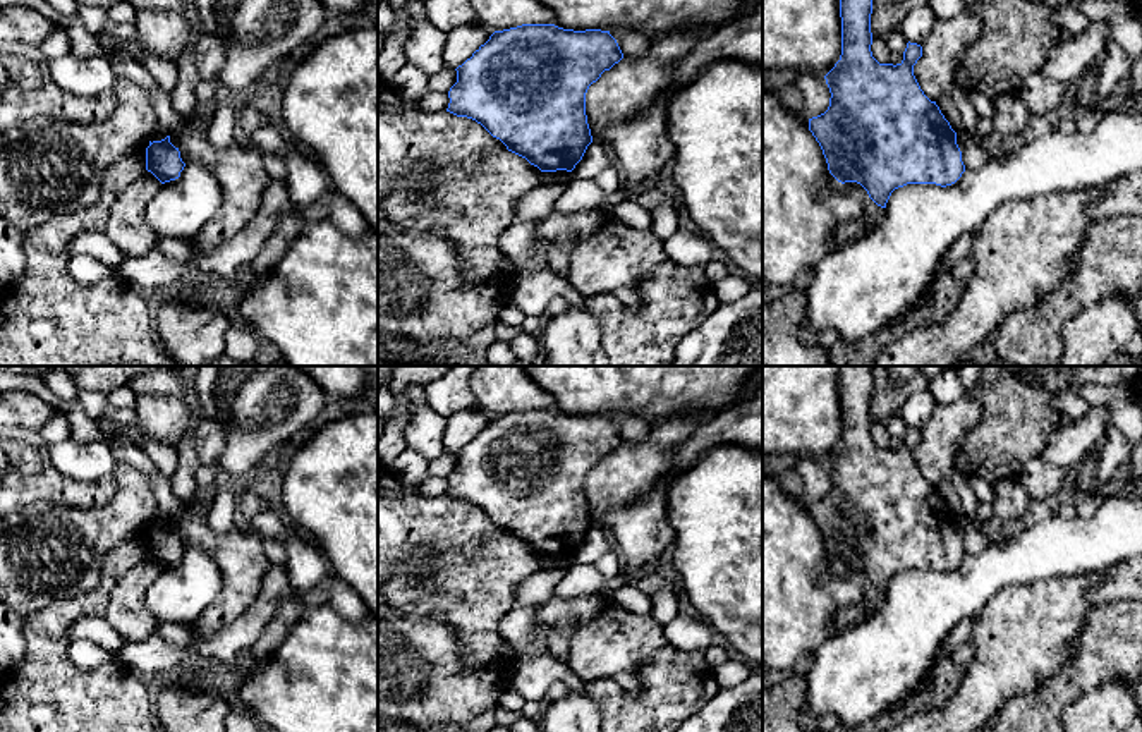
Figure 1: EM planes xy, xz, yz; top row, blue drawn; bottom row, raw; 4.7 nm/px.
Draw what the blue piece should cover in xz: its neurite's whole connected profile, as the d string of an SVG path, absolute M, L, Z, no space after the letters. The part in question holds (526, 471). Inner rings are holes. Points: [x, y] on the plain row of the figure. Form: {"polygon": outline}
{"polygon": "M522 409L495 416L457 455L446 497L481 509L508 536L541 557L572 557L592 528L586 478L604 455L623 443L610 416Z"}

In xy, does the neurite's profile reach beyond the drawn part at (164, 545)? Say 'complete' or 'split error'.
complete

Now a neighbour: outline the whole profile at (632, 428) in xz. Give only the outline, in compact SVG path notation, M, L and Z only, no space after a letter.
M608 414L617 424L623 442L642 442L647 438L649 426L637 416L630 414Z

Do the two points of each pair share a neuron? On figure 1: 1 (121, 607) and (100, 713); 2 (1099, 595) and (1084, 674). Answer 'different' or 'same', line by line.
1: different
2: different

